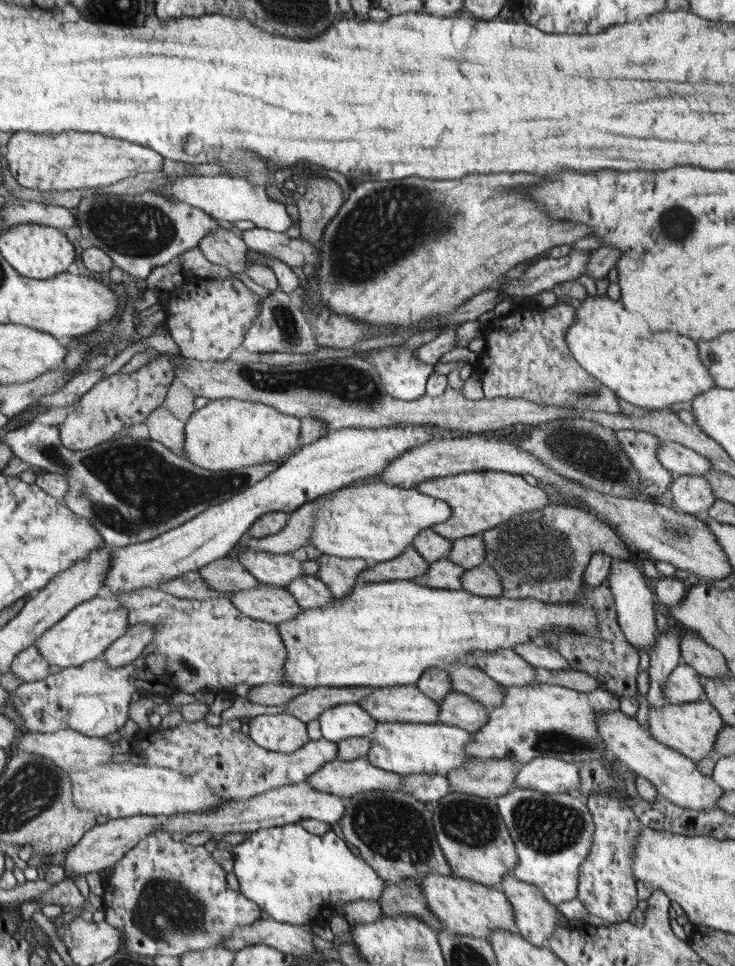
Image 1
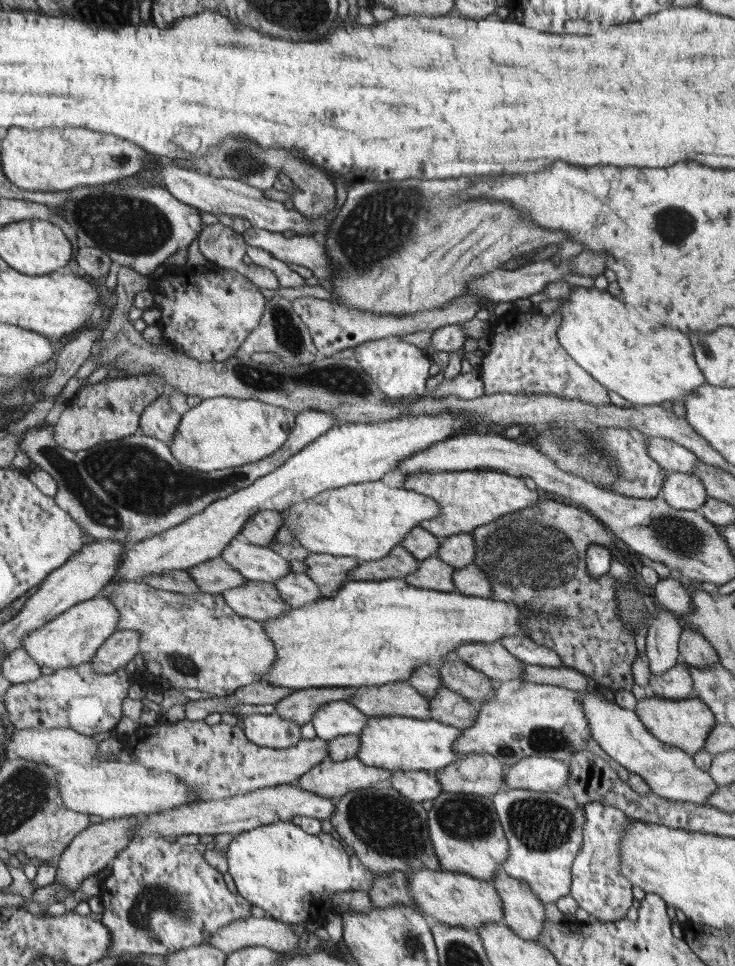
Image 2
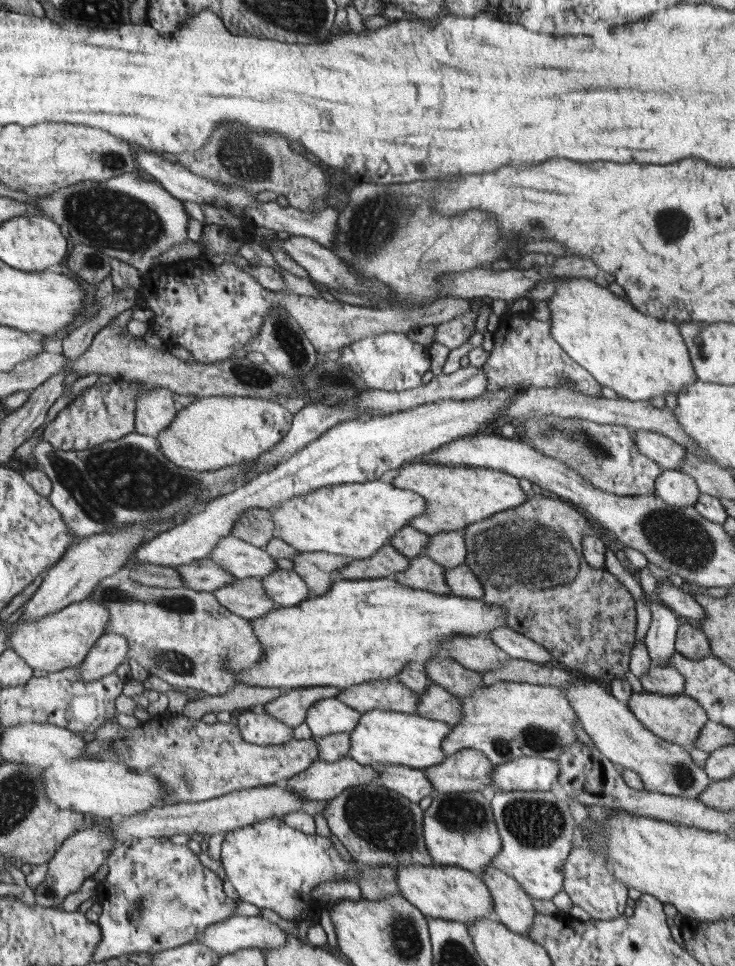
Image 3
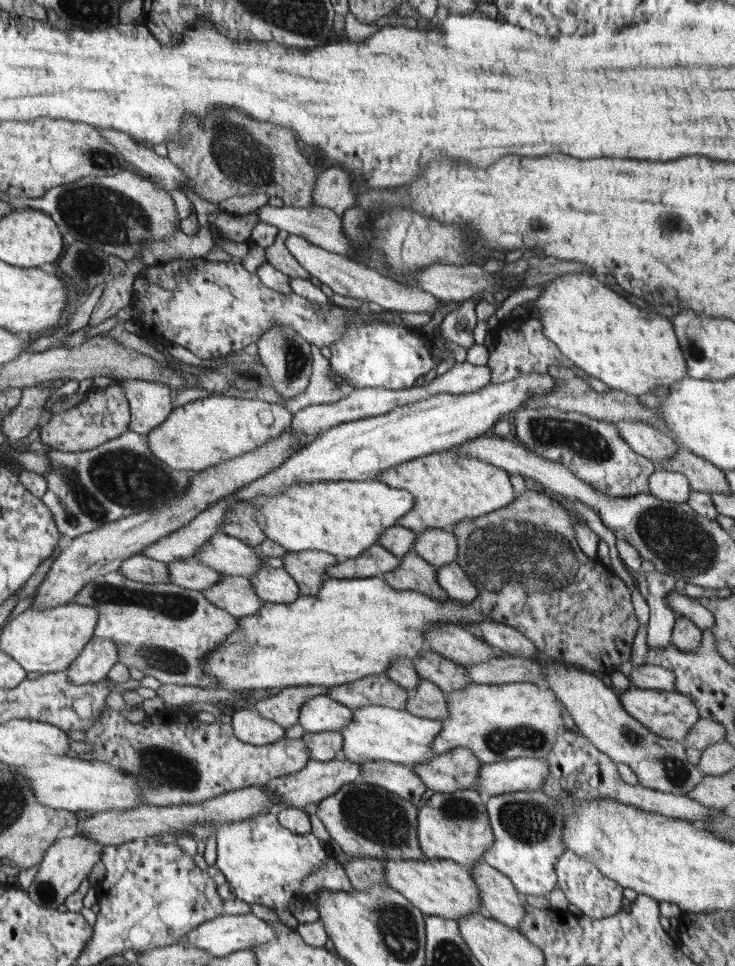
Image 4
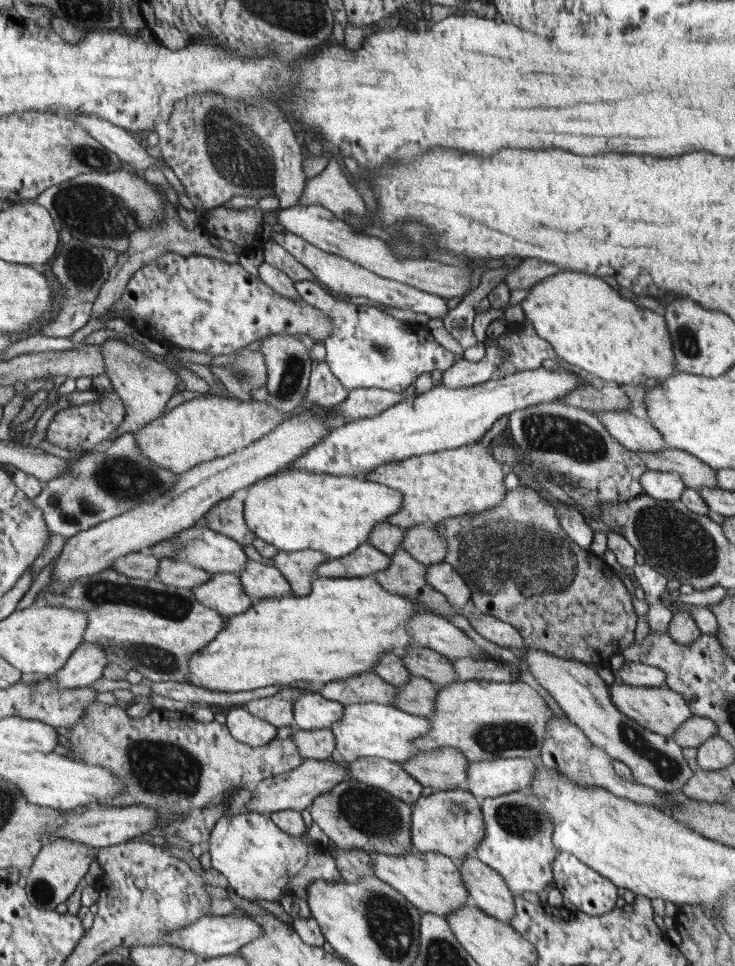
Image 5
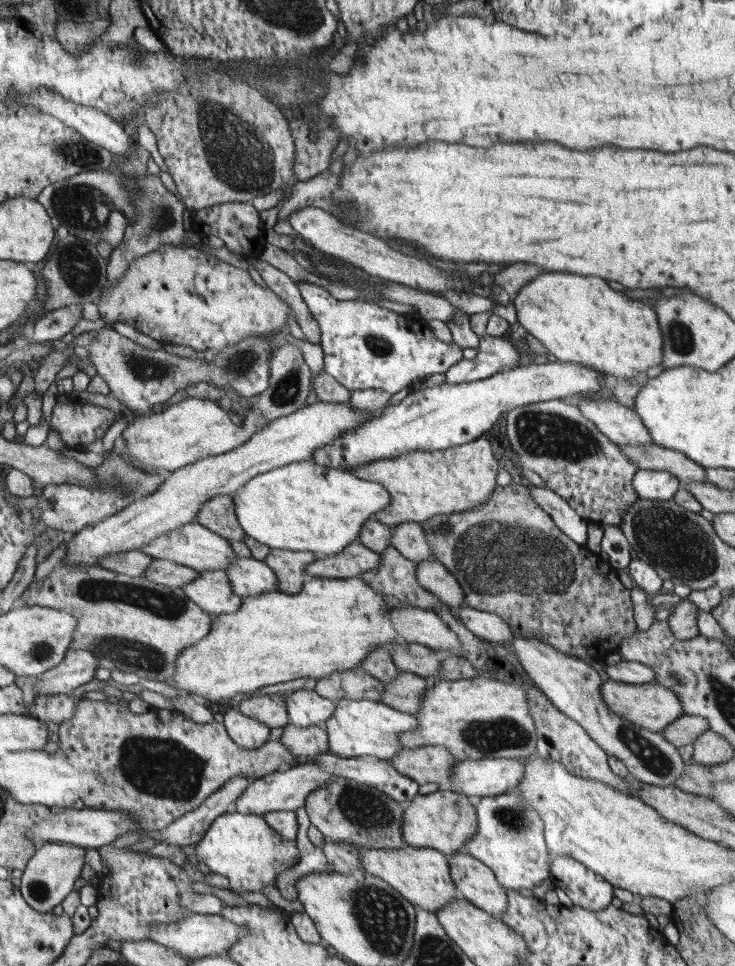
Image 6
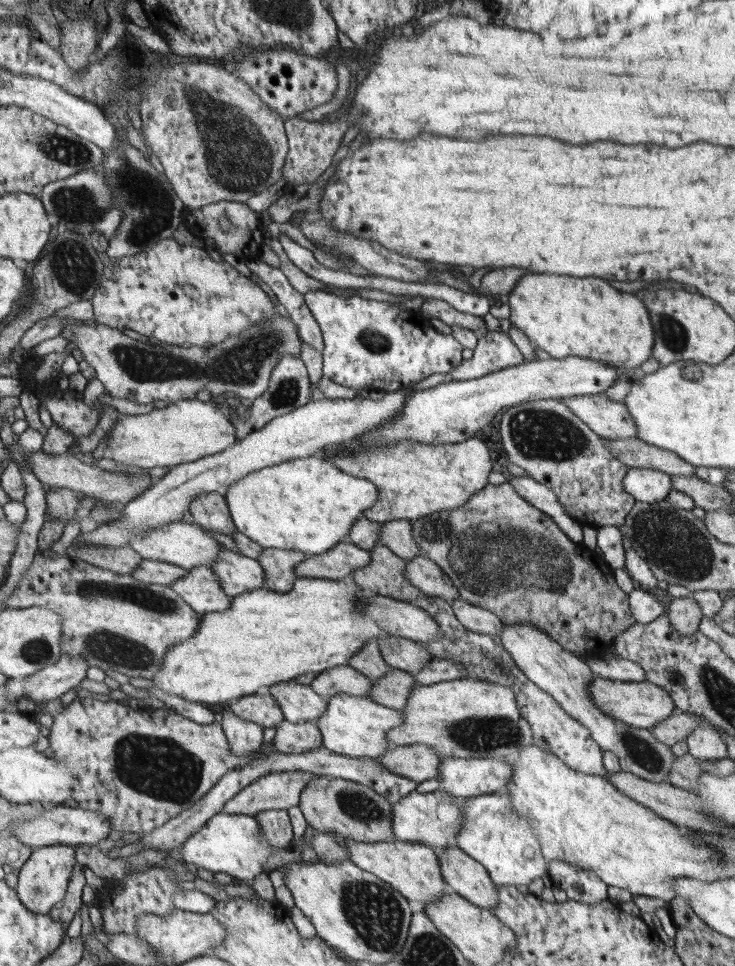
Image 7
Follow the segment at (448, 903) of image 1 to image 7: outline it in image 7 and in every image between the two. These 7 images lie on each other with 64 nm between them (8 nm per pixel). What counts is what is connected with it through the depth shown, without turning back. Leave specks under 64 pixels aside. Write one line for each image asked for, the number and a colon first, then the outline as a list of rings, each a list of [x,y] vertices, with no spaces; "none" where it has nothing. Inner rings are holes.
2: [[[415,870],[409,876],[409,894],[417,910],[433,916],[441,924],[467,928],[469,932],[477,932],[483,924],[503,924],[503,902],[491,882],[477,880],[469,874],[461,872],[445,872],[445,870]]]
3: [[[411,864],[411,866],[393,866],[397,870],[397,886],[401,890],[401,896],[411,902],[419,912],[431,918],[439,920],[453,920],[459,924],[469,924],[481,918],[493,918],[493,898],[489,888],[483,884],[477,874],[463,870],[459,866],[423,866],[423,864]]]
4: [[[423,858],[423,860],[381,860],[385,864],[387,886],[403,894],[423,916],[439,916],[445,920],[459,920],[471,912],[481,912],[479,888],[467,868],[445,858]]]
5: [[[409,852],[409,854],[369,854],[373,858],[373,870],[375,878],[387,882],[391,888],[395,888],[399,894],[403,894],[419,912],[429,912],[435,916],[447,916],[455,910],[469,904],[469,890],[461,876],[461,870],[457,868],[457,862],[437,854],[437,852]]]
6: [[[415,846],[371,848],[371,850],[359,848],[359,852],[361,852],[361,870],[385,880],[413,906],[419,906],[433,914],[459,898],[459,890],[451,878],[451,866],[447,856],[433,848],[415,848]]]
7: [[[347,840],[345,848],[349,854],[349,860],[355,866],[359,866],[359,868],[379,876],[379,880],[385,880],[387,884],[391,884],[391,888],[399,890],[407,898],[407,902],[417,900],[421,904],[427,904],[449,892],[447,882],[443,880],[443,874],[441,874],[441,862],[439,862],[439,856],[435,854],[435,848],[429,848],[429,846],[423,846],[417,842],[399,842],[399,840],[391,840],[391,842]]]

